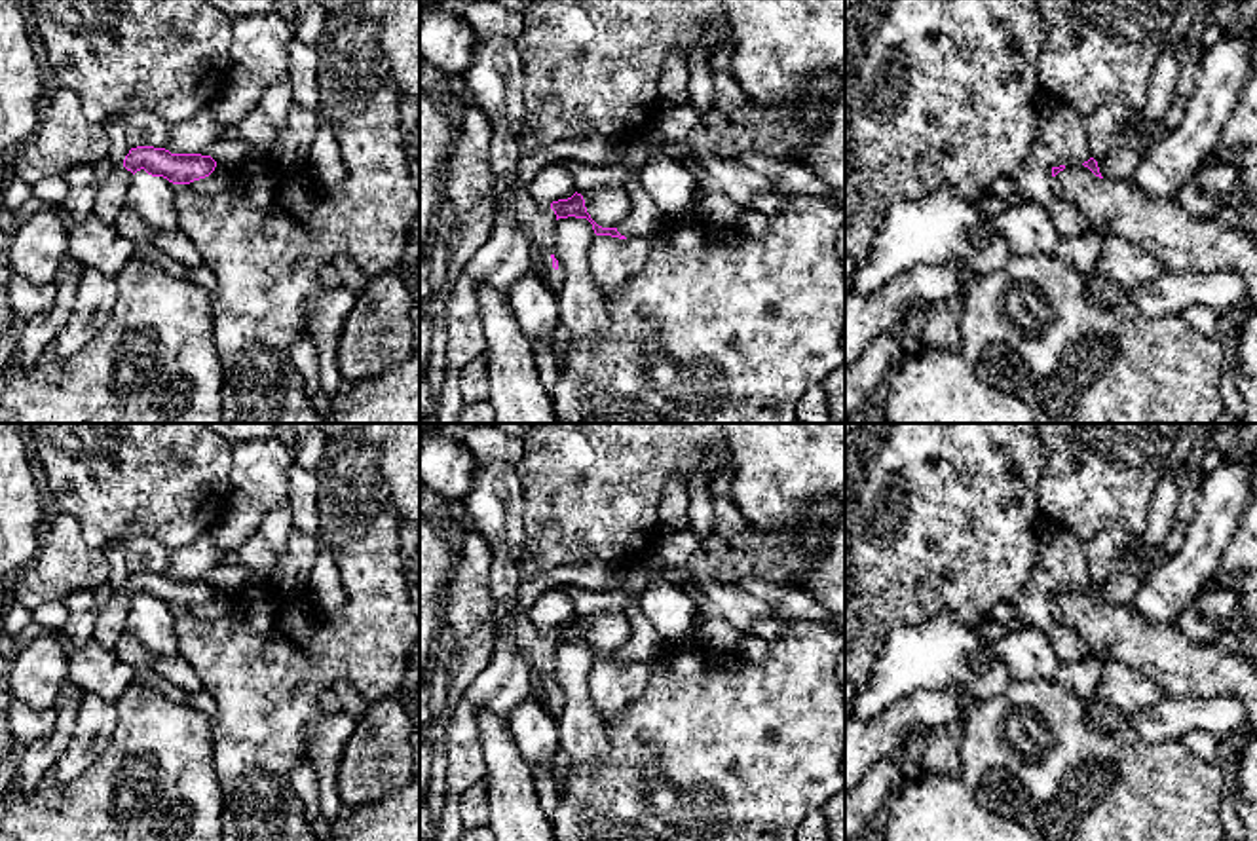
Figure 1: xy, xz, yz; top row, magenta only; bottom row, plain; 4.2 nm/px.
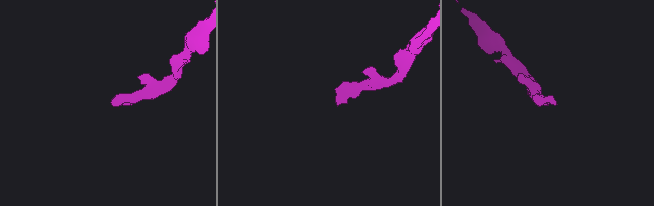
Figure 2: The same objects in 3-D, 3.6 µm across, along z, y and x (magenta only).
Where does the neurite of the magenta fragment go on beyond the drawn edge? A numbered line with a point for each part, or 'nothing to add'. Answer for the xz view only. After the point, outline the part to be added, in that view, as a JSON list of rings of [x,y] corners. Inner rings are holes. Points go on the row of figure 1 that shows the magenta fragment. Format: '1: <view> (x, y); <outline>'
1: xz (538, 221); [[[518,186],[515,213],[522,230],[539,247],[543,266],[541,281],[558,294],[562,289],[562,273],[553,268],[553,247],[556,241],[556,215],[551,205],[541,205],[532,199],[530,192]]]

